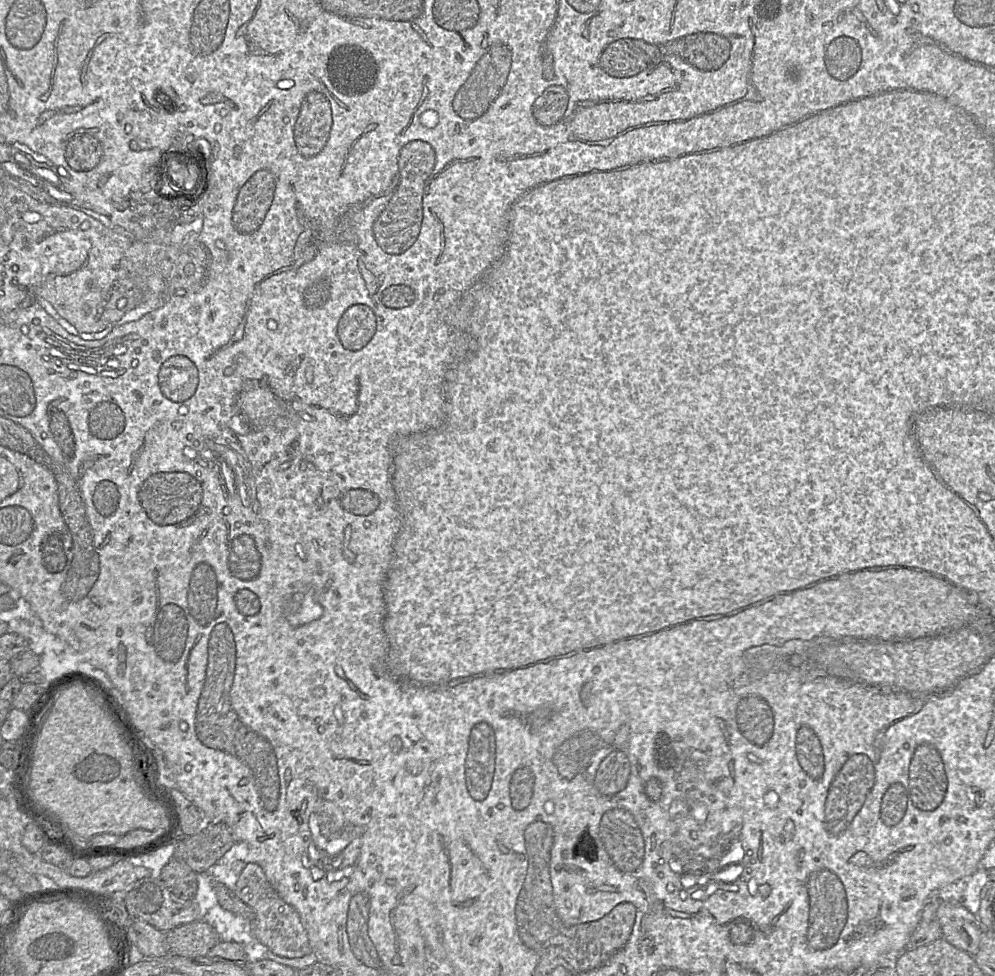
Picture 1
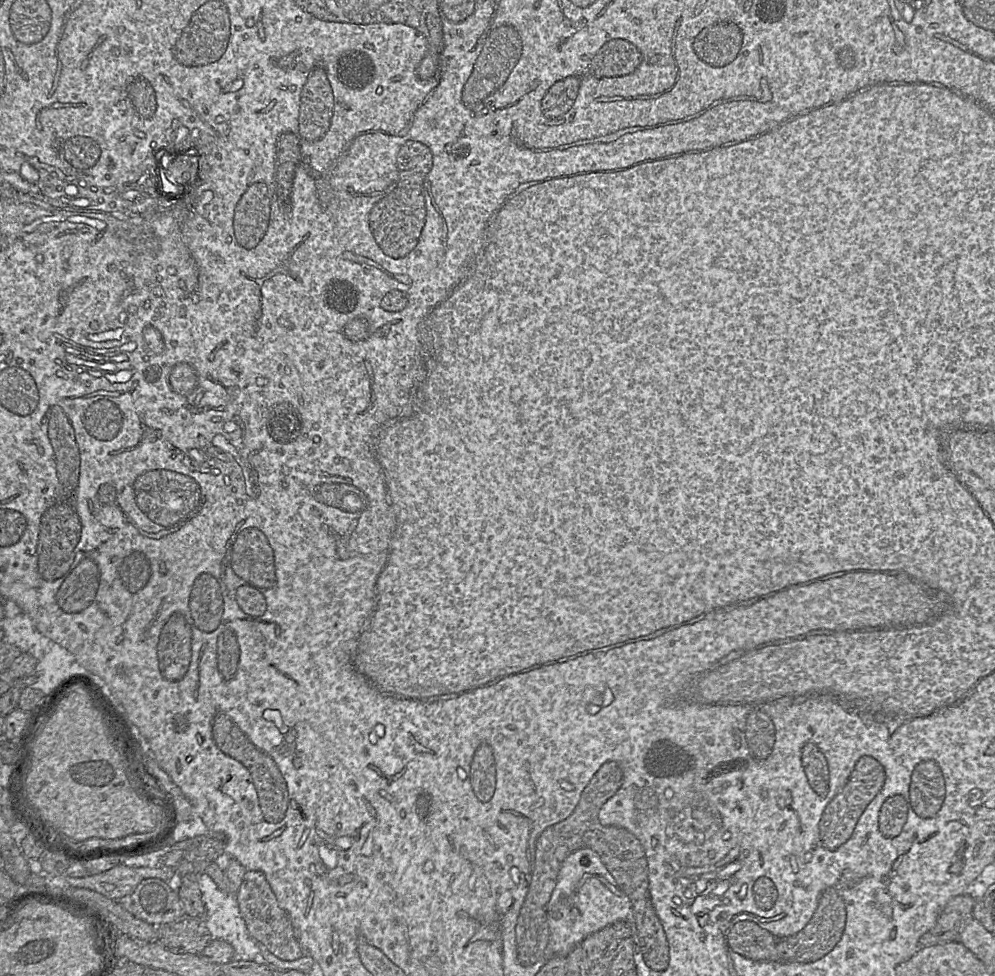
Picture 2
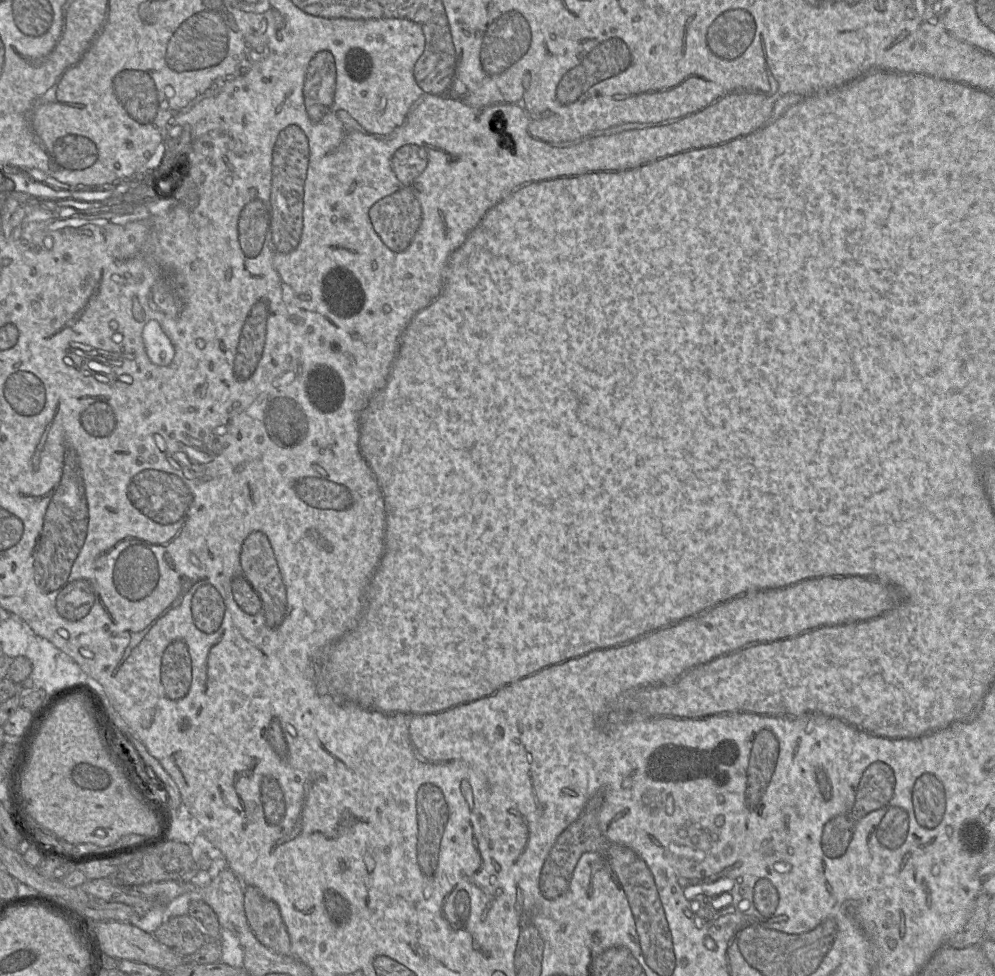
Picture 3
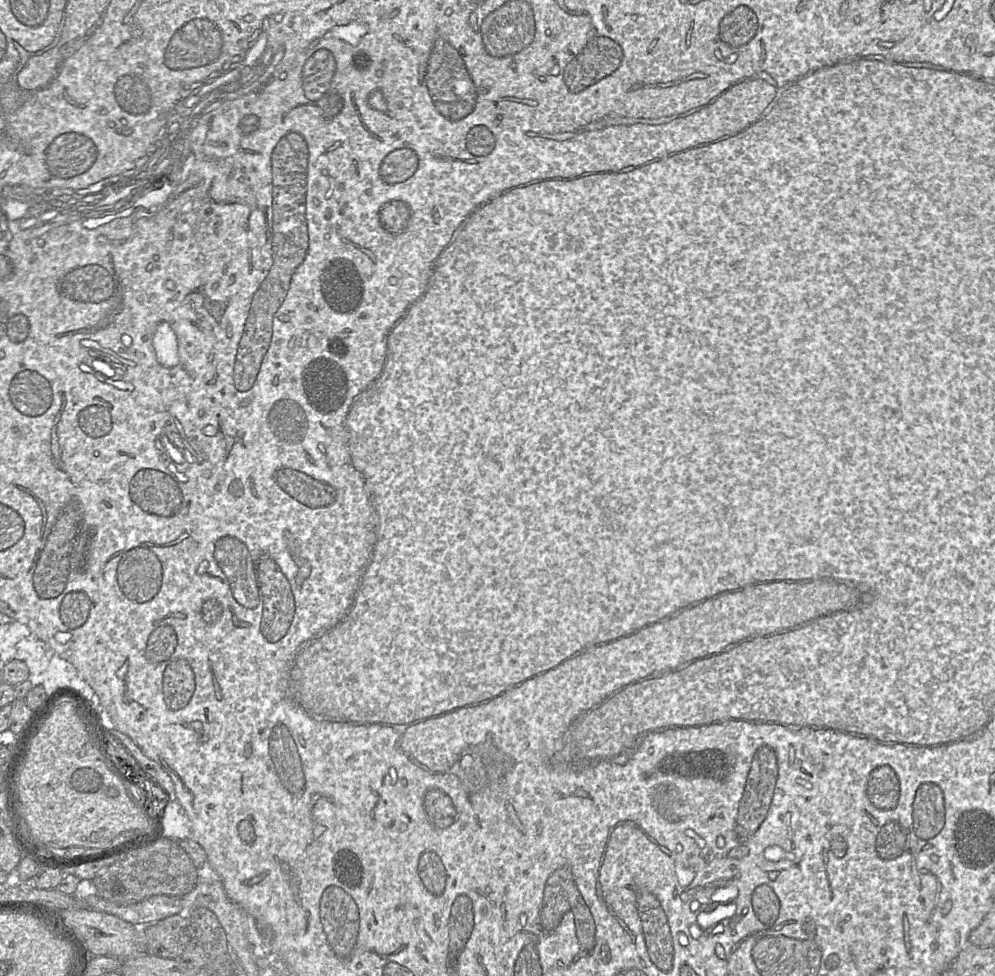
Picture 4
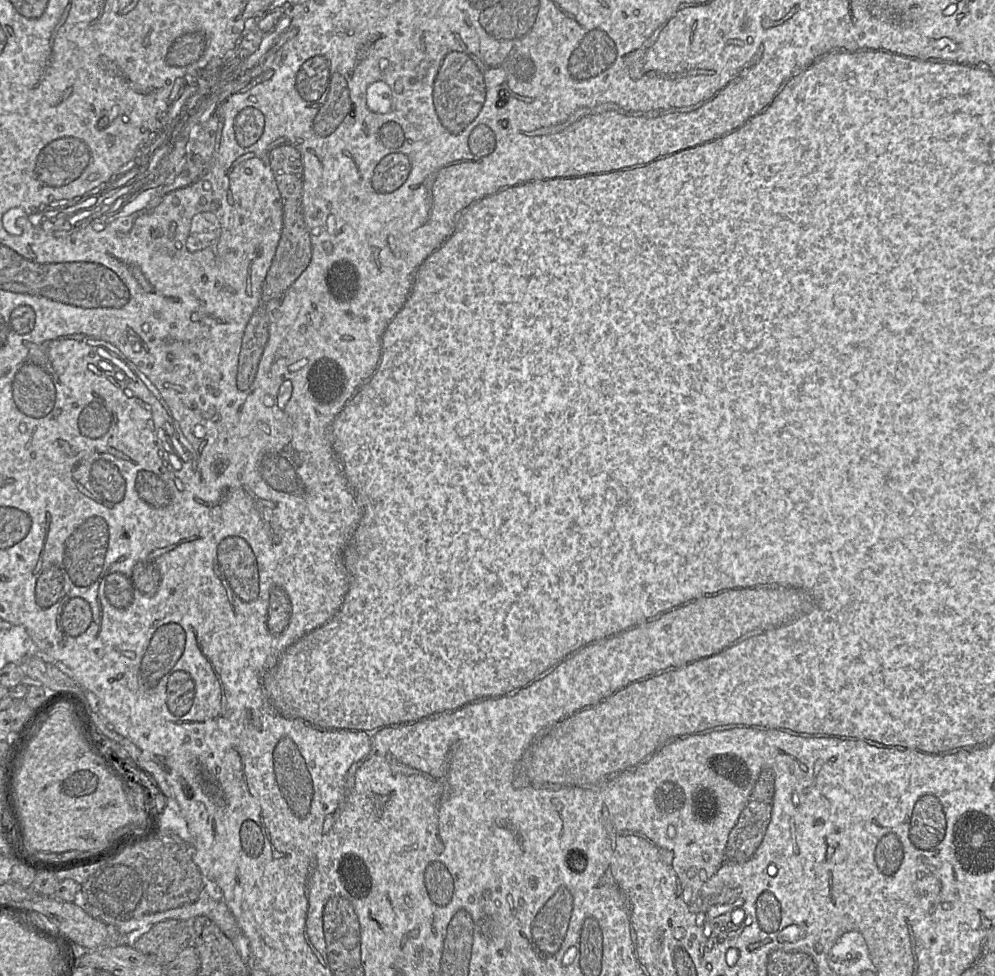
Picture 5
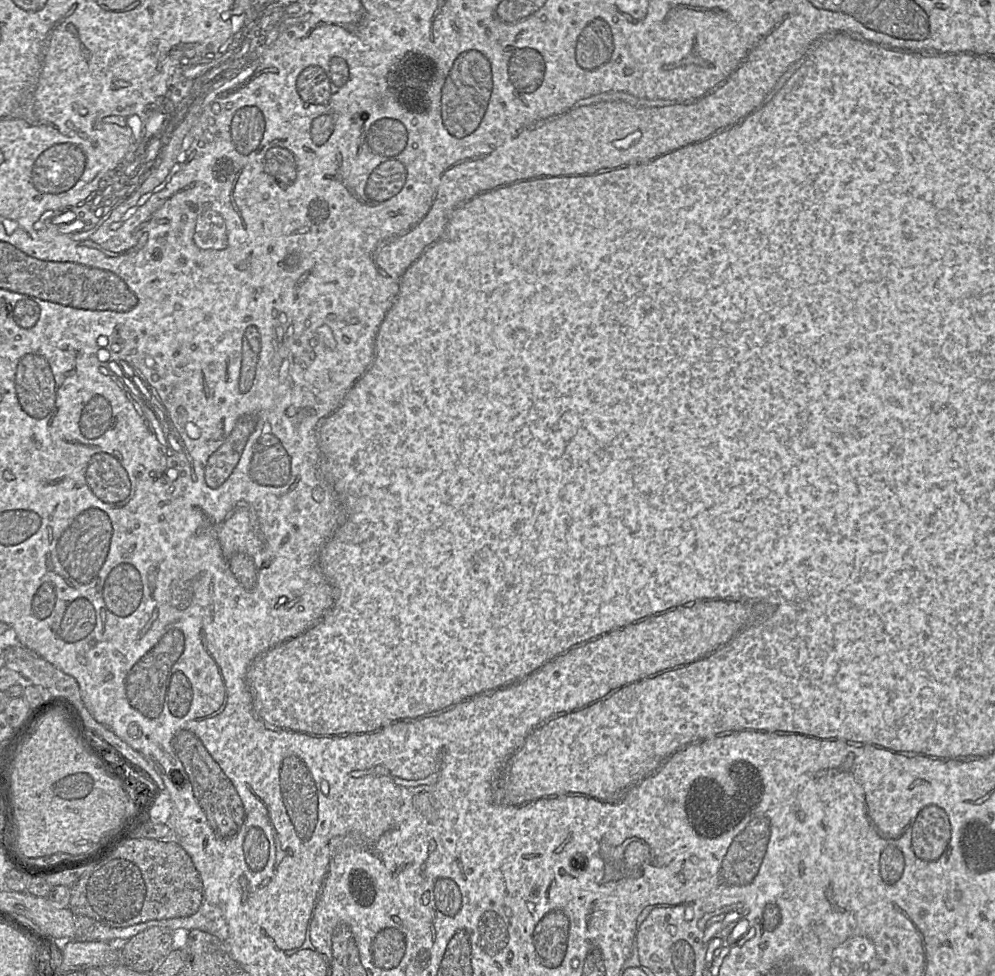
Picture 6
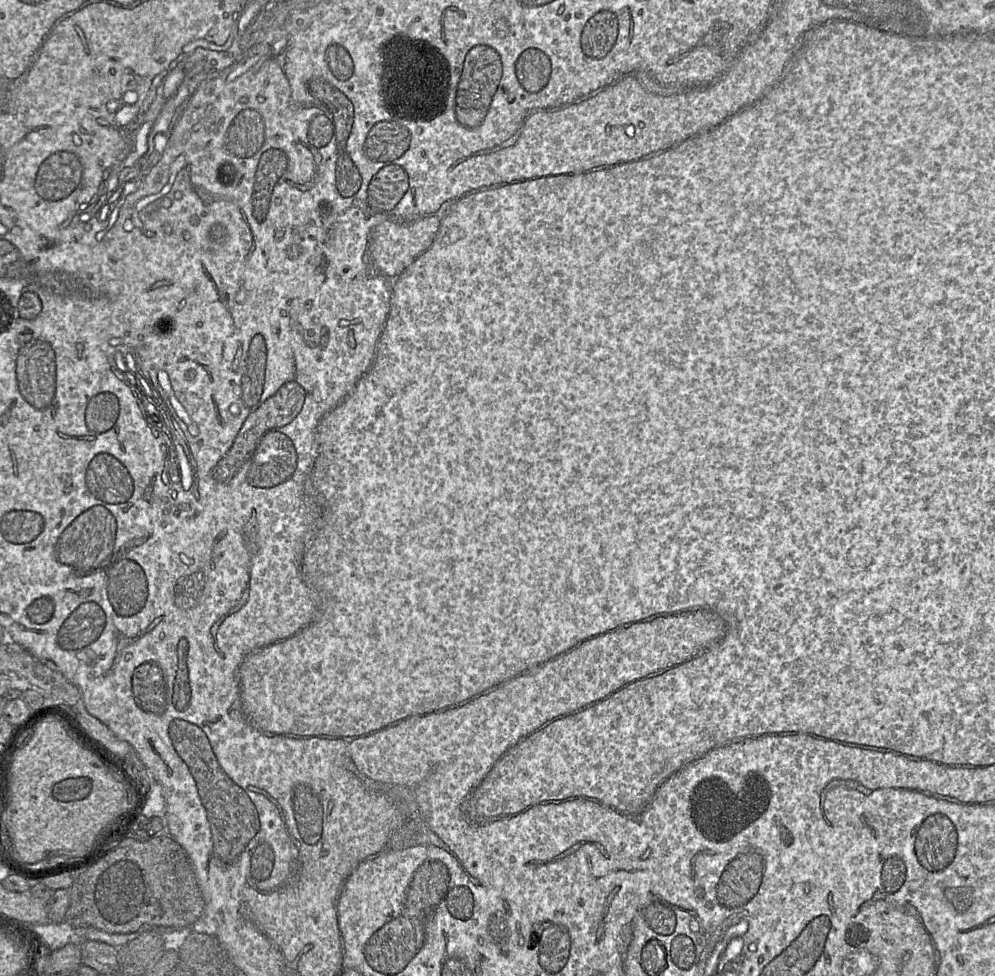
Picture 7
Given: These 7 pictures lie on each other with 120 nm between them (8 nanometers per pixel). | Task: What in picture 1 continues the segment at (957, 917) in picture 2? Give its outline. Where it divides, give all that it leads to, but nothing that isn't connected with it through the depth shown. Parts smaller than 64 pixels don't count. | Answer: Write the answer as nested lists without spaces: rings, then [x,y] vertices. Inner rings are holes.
[[[931,897],[925,904],[920,922],[910,936],[905,950],[914,950],[942,938],[943,932],[937,917],[941,904],[939,898]]]

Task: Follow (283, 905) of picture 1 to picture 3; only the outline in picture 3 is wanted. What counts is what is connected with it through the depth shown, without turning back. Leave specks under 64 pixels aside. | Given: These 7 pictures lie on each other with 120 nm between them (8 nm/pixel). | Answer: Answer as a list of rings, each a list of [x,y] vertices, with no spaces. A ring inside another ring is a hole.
[[[244,886],[244,909],[252,932],[263,945],[280,955],[292,955],[290,937],[275,902],[264,897],[254,886]]]

